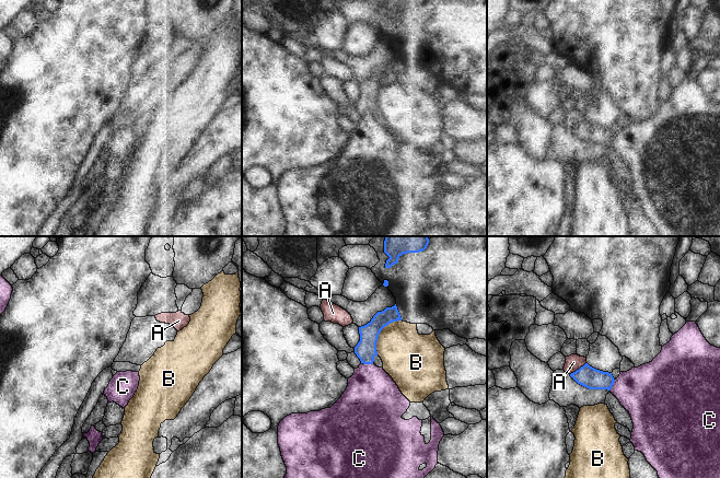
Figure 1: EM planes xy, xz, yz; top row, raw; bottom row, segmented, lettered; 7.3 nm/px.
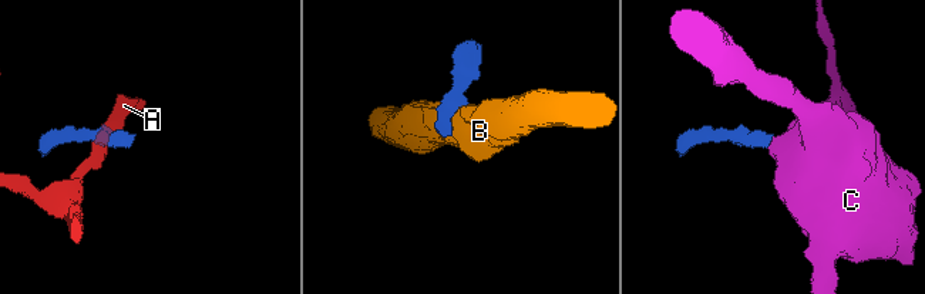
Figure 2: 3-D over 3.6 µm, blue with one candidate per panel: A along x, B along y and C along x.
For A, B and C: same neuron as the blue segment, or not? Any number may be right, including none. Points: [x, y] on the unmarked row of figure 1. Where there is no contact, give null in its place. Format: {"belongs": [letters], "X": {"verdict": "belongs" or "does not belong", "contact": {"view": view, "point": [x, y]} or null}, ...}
{"belongs": ["C"], "A": {"verdict": "does not belong", "contact": {"view": "yz", "point": [579, 124]}}, "B": {"verdict": "does not belong", "contact": {"view": "xz", "point": [380, 86]}}, "C": {"verdict": "belongs", "contact": {"view": "xz", "point": [367, 118]}}}

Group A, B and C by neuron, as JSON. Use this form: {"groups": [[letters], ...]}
{"groups": [["A"], ["B"], ["C"]]}

